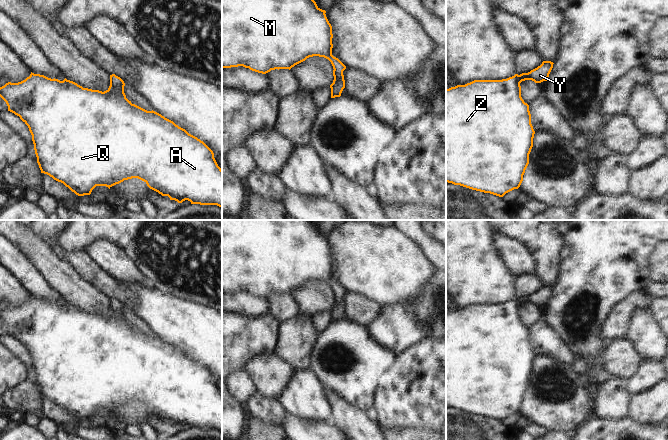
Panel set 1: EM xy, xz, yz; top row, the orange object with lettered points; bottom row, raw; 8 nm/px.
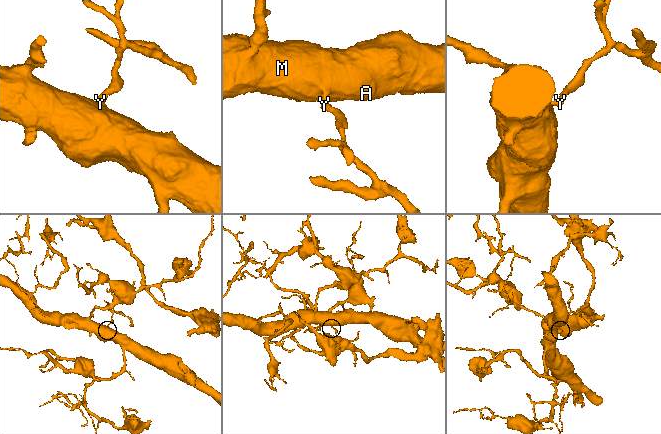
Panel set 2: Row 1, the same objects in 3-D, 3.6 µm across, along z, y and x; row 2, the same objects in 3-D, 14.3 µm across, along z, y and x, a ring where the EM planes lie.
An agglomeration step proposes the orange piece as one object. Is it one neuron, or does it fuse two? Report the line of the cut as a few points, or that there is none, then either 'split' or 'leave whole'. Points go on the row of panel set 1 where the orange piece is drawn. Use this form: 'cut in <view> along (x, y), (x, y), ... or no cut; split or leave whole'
no cut; leave whole

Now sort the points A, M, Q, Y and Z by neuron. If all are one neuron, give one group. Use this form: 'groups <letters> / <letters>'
groups A M Q Y Z

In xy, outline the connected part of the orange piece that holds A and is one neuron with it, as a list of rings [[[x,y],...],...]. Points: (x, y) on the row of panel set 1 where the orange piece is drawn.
[[[31,72],[21,82],[8,82],[0,87],[0,97],[6,102],[8,111],[19,116],[28,126],[41,173],[63,183],[76,195],[90,195],[96,186],[110,189],[124,180],[138,178],[150,189],[178,203],[188,200],[191,204],[222,208],[222,169],[213,151],[161,114],[132,104],[126,98],[124,86],[124,81],[115,74],[110,75],[110,86],[102,92],[83,88],[66,78],[60,81]]]

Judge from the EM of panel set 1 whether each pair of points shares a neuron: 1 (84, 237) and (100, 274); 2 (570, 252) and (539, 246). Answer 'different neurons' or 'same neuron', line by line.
1: different neurons
2: different neurons

